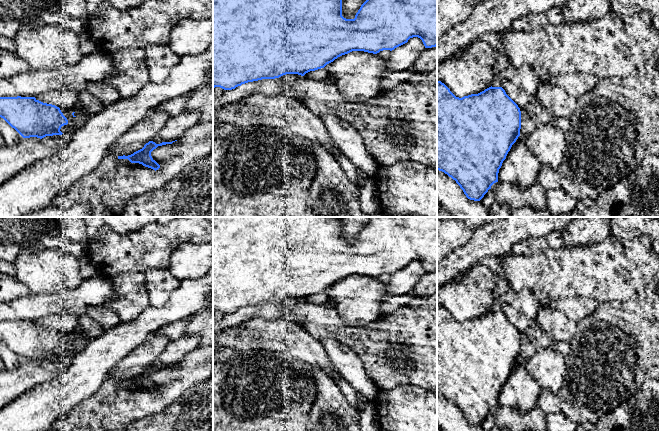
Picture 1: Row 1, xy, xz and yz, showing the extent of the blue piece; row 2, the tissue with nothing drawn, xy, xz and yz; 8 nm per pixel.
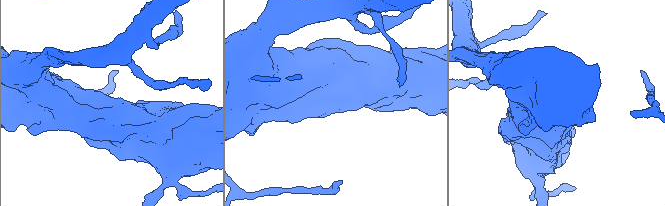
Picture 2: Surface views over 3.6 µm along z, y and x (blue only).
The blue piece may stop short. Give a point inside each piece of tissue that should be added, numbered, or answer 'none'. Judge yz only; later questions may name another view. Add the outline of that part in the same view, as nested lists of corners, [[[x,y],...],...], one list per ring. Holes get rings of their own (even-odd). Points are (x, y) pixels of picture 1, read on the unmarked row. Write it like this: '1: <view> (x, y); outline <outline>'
none

